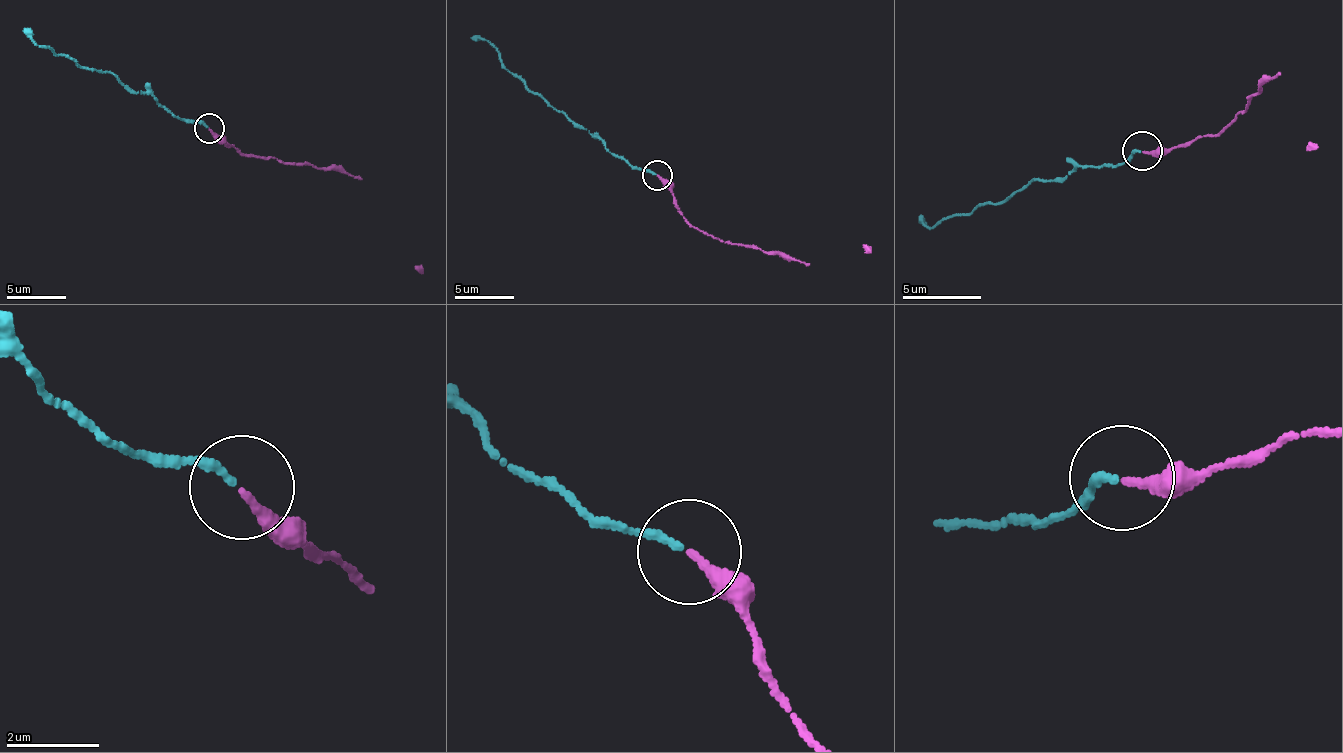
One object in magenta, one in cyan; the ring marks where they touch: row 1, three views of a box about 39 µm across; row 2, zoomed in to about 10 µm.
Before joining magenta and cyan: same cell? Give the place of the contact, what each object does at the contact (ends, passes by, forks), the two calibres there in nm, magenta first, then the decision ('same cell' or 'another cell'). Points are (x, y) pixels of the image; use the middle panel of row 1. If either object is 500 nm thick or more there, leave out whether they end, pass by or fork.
at (657, 175); magenta ends there; cyan ends there; 180 nm thick on the magenta side, 170 nm on the other; same cell

